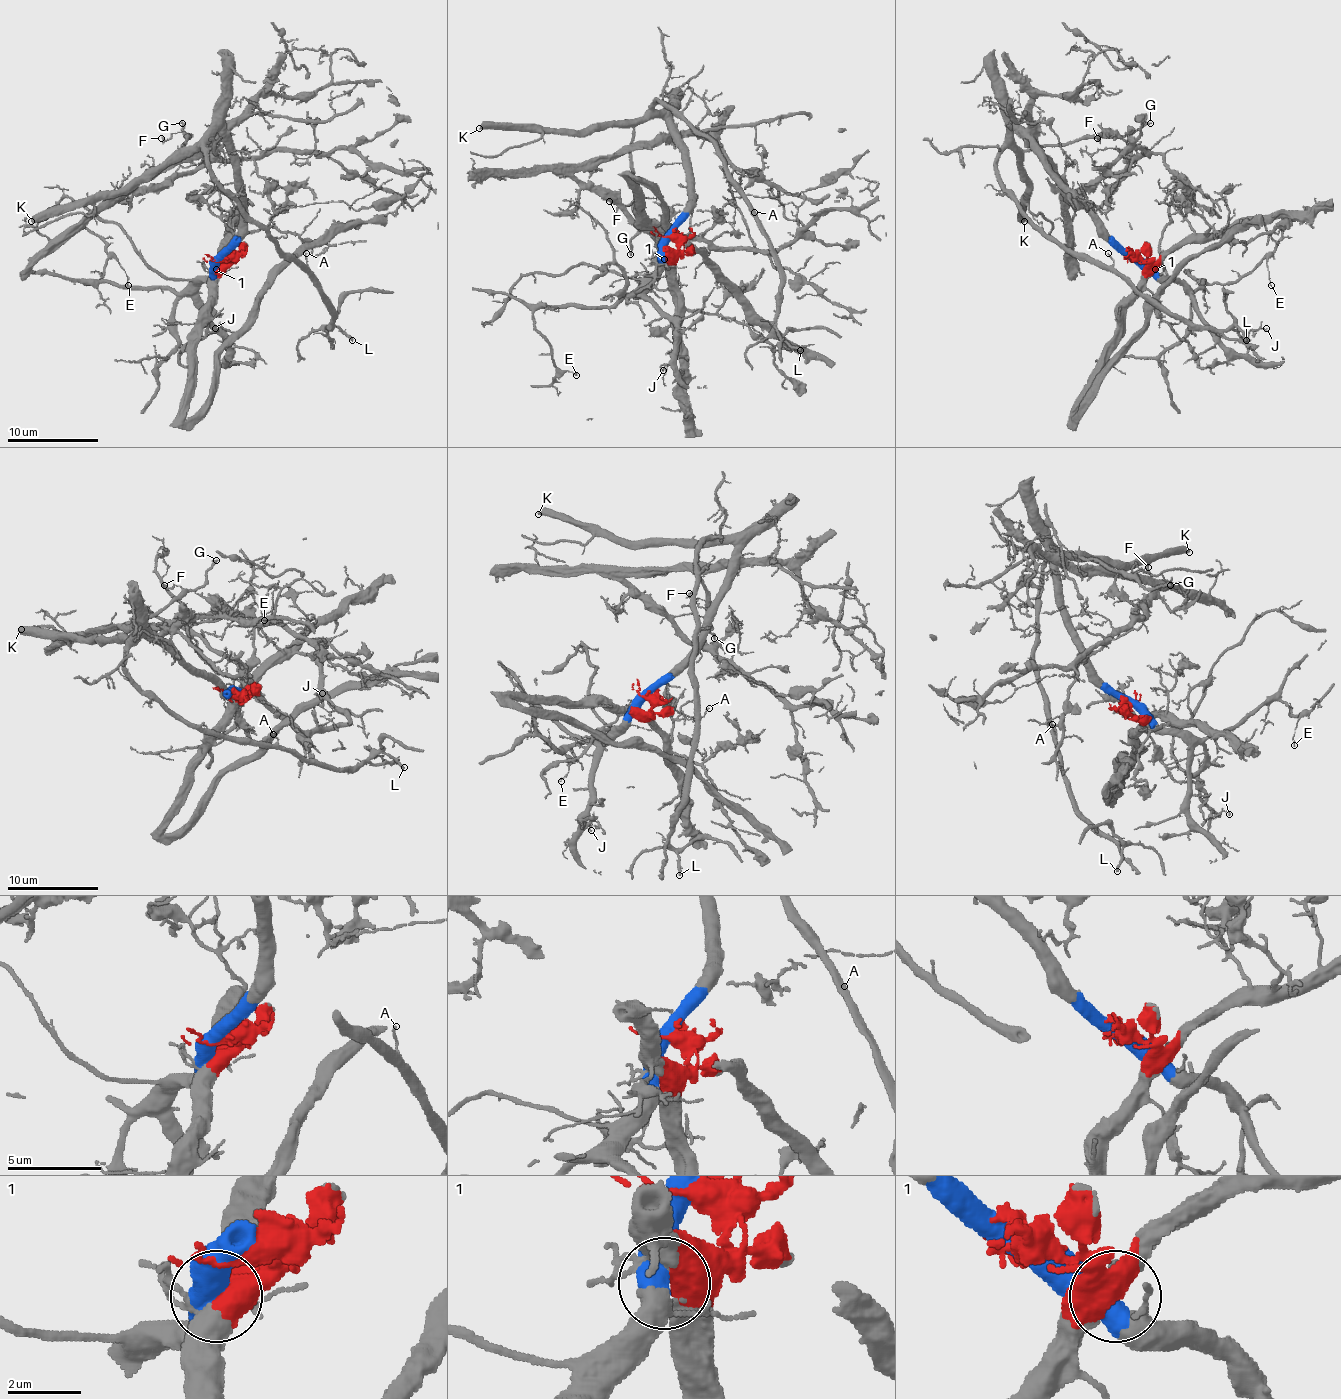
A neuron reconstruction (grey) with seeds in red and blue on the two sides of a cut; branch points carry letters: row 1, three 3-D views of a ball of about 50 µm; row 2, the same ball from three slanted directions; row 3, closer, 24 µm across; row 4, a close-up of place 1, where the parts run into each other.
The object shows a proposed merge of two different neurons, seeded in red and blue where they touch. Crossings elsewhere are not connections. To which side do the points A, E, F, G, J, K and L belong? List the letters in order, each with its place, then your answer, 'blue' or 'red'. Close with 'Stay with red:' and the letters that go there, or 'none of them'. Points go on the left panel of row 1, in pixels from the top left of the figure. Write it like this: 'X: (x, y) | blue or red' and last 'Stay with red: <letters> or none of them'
A: (306, 253) | blue
E: (128, 285) | blue
F: (161, 138) | blue
G: (182, 123) | blue
J: (215, 328) | blue
K: (31, 221) | blue
L: (352, 340) | blue
Stay with red: none of them

